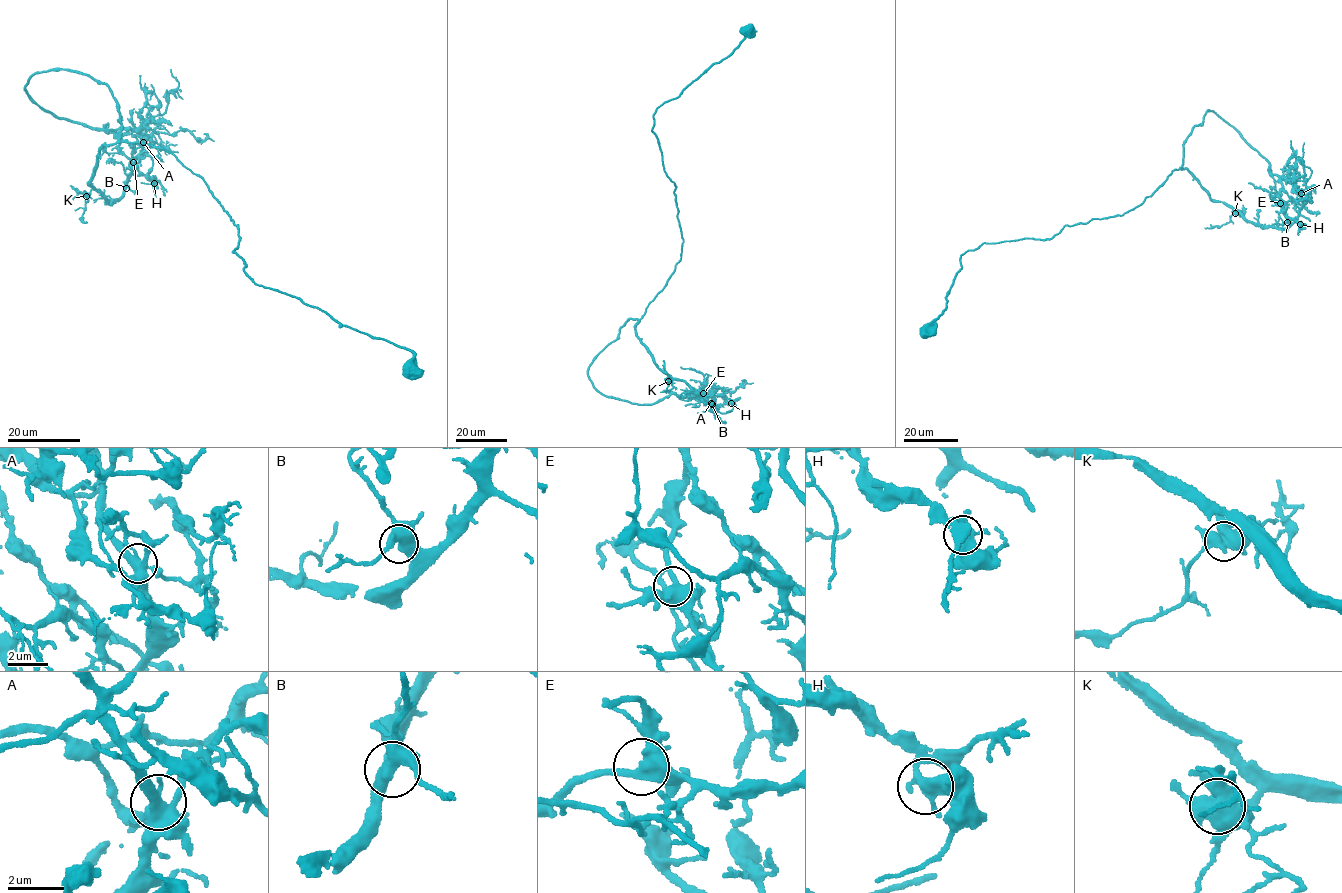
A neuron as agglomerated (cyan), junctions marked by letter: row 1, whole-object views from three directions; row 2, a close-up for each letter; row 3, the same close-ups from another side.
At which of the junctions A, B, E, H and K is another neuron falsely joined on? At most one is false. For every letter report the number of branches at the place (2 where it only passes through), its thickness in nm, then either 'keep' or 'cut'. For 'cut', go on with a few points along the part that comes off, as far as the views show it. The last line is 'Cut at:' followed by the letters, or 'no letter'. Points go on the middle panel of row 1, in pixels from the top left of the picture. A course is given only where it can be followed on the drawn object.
A: 4 branches meet; 440 nm thick; keep
B: 4 branches meet; 480 nm thick; keep
E: 4 branches meet; 440 nm thick; keep
H: 4 branches meet; 400 nm thick; keep
K: 4 branches meet; 500 nm thick; keep
Cut at: no letter

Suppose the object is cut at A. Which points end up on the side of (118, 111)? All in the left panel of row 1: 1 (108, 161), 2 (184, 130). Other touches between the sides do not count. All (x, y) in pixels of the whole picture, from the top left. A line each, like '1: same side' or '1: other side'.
1: other side
2: other side

